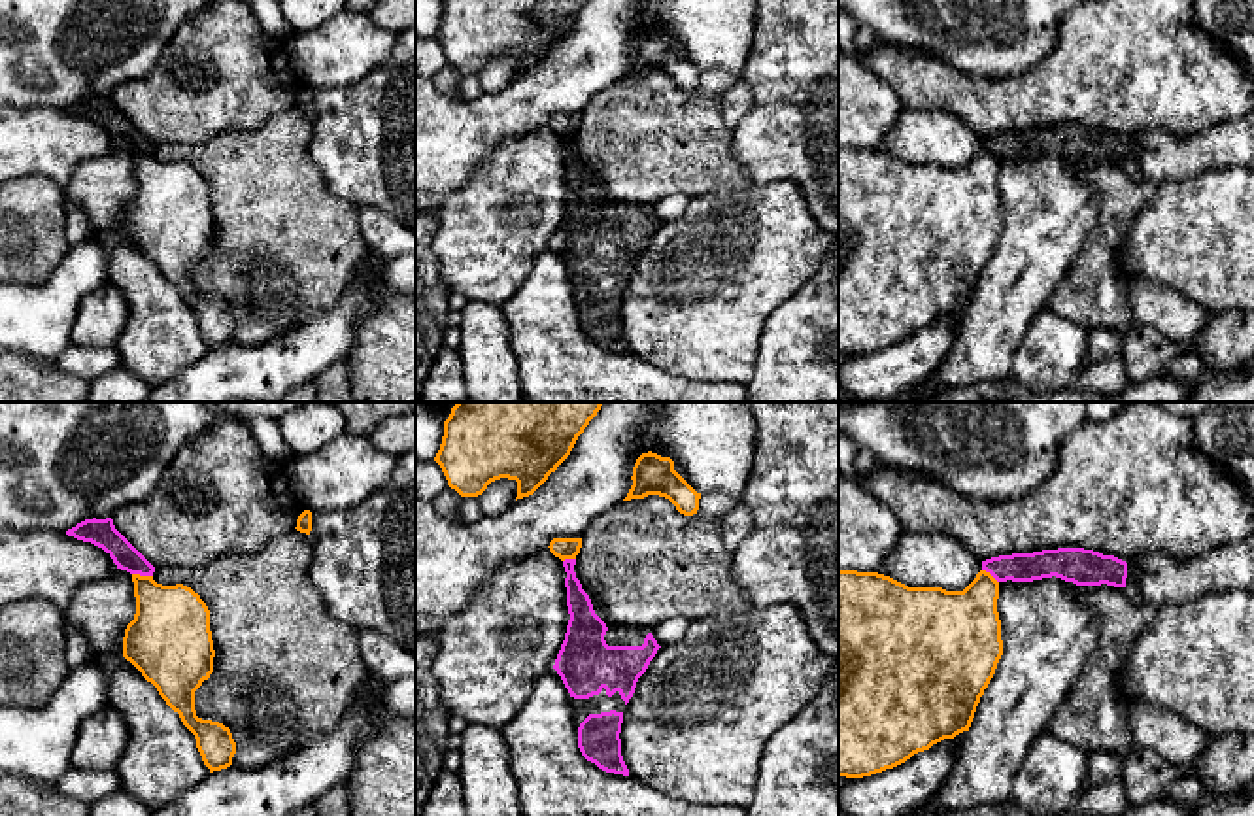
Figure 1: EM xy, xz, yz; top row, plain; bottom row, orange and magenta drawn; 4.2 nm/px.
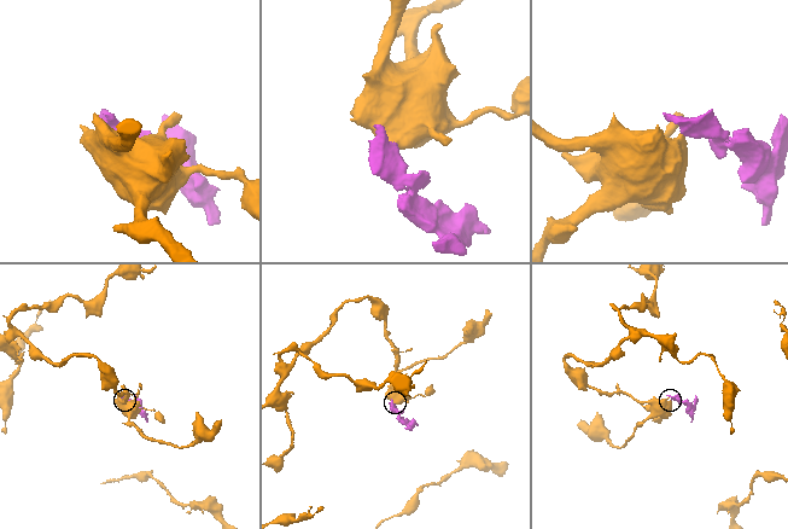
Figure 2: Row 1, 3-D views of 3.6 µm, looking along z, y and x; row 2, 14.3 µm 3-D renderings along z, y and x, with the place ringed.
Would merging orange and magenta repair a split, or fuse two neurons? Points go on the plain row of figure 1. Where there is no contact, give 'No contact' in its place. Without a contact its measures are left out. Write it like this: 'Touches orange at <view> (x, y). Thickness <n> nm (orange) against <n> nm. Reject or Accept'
Touches orange at xy (142, 153). Thickness 320 nm (orange) against 120 nm. Reject

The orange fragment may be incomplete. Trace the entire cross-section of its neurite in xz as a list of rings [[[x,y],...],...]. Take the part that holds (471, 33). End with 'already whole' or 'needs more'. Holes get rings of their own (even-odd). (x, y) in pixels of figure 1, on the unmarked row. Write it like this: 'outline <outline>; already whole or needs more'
outline [[[444,0],[444,13],[434,38],[448,62],[461,74],[478,74],[495,57],[517,59],[517,76],[533,72],[570,32],[589,0]]]; already whole

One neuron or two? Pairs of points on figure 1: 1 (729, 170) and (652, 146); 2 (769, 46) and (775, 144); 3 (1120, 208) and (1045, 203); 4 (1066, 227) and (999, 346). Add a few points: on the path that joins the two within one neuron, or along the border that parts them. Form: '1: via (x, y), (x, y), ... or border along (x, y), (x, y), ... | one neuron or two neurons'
1: via (711, 165), (688, 148), (671, 146) | one neuron
2: via (775, 70), (775, 119) | one neuron
3: border along (1079, 167), (1100, 199), (1083, 248) | two neurons
4: via (1035, 257), (1007, 295), (999, 316) | one neuron

